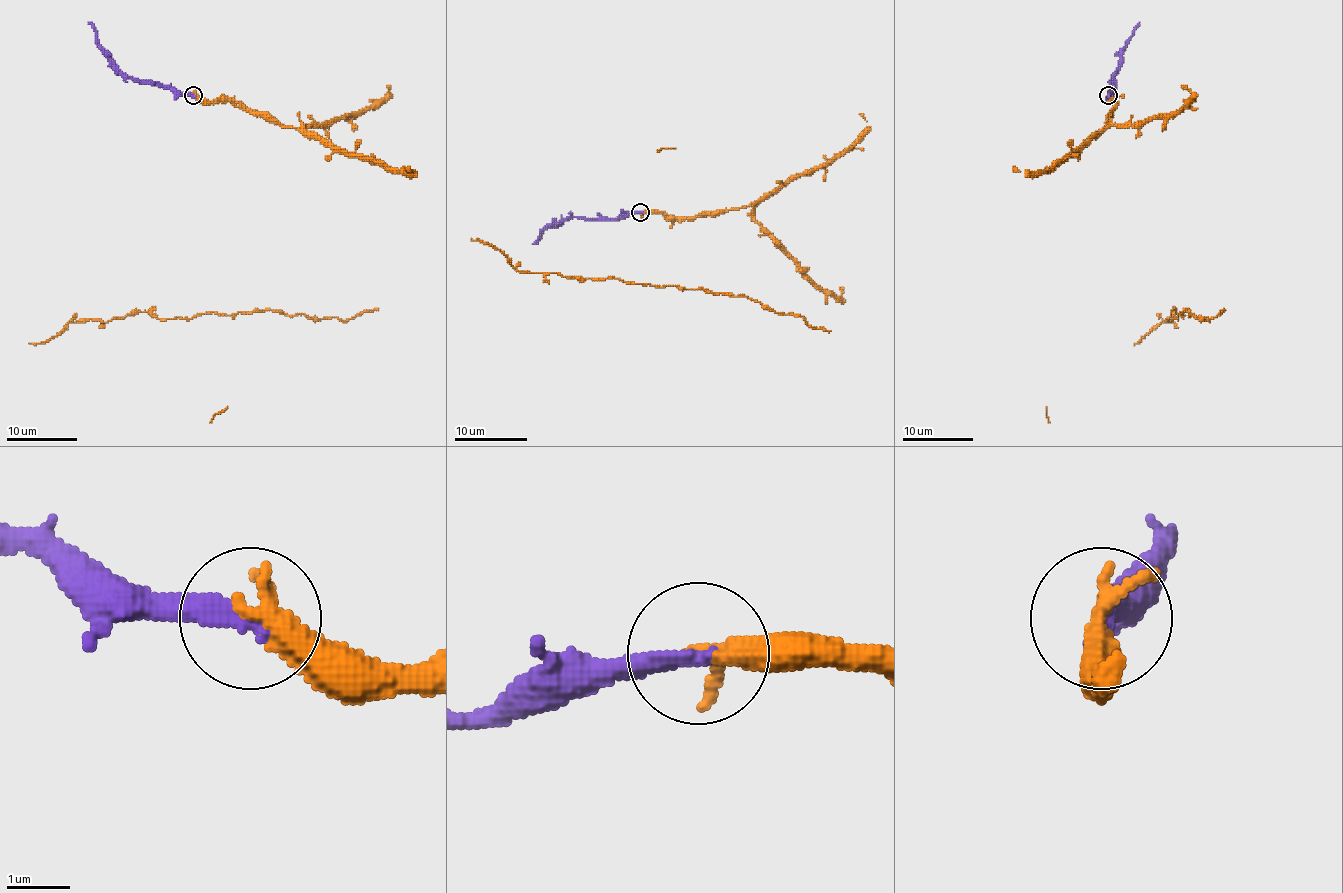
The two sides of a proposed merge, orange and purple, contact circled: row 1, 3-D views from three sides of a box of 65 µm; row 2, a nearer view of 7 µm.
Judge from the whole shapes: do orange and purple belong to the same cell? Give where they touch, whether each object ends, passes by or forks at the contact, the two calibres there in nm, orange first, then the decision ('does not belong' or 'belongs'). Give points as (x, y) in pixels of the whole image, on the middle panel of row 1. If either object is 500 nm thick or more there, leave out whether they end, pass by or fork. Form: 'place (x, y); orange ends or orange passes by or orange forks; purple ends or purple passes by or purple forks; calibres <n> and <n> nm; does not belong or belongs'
place (640, 212); orange passes by; purple ends; calibres 300 and 340 nm; belongs

